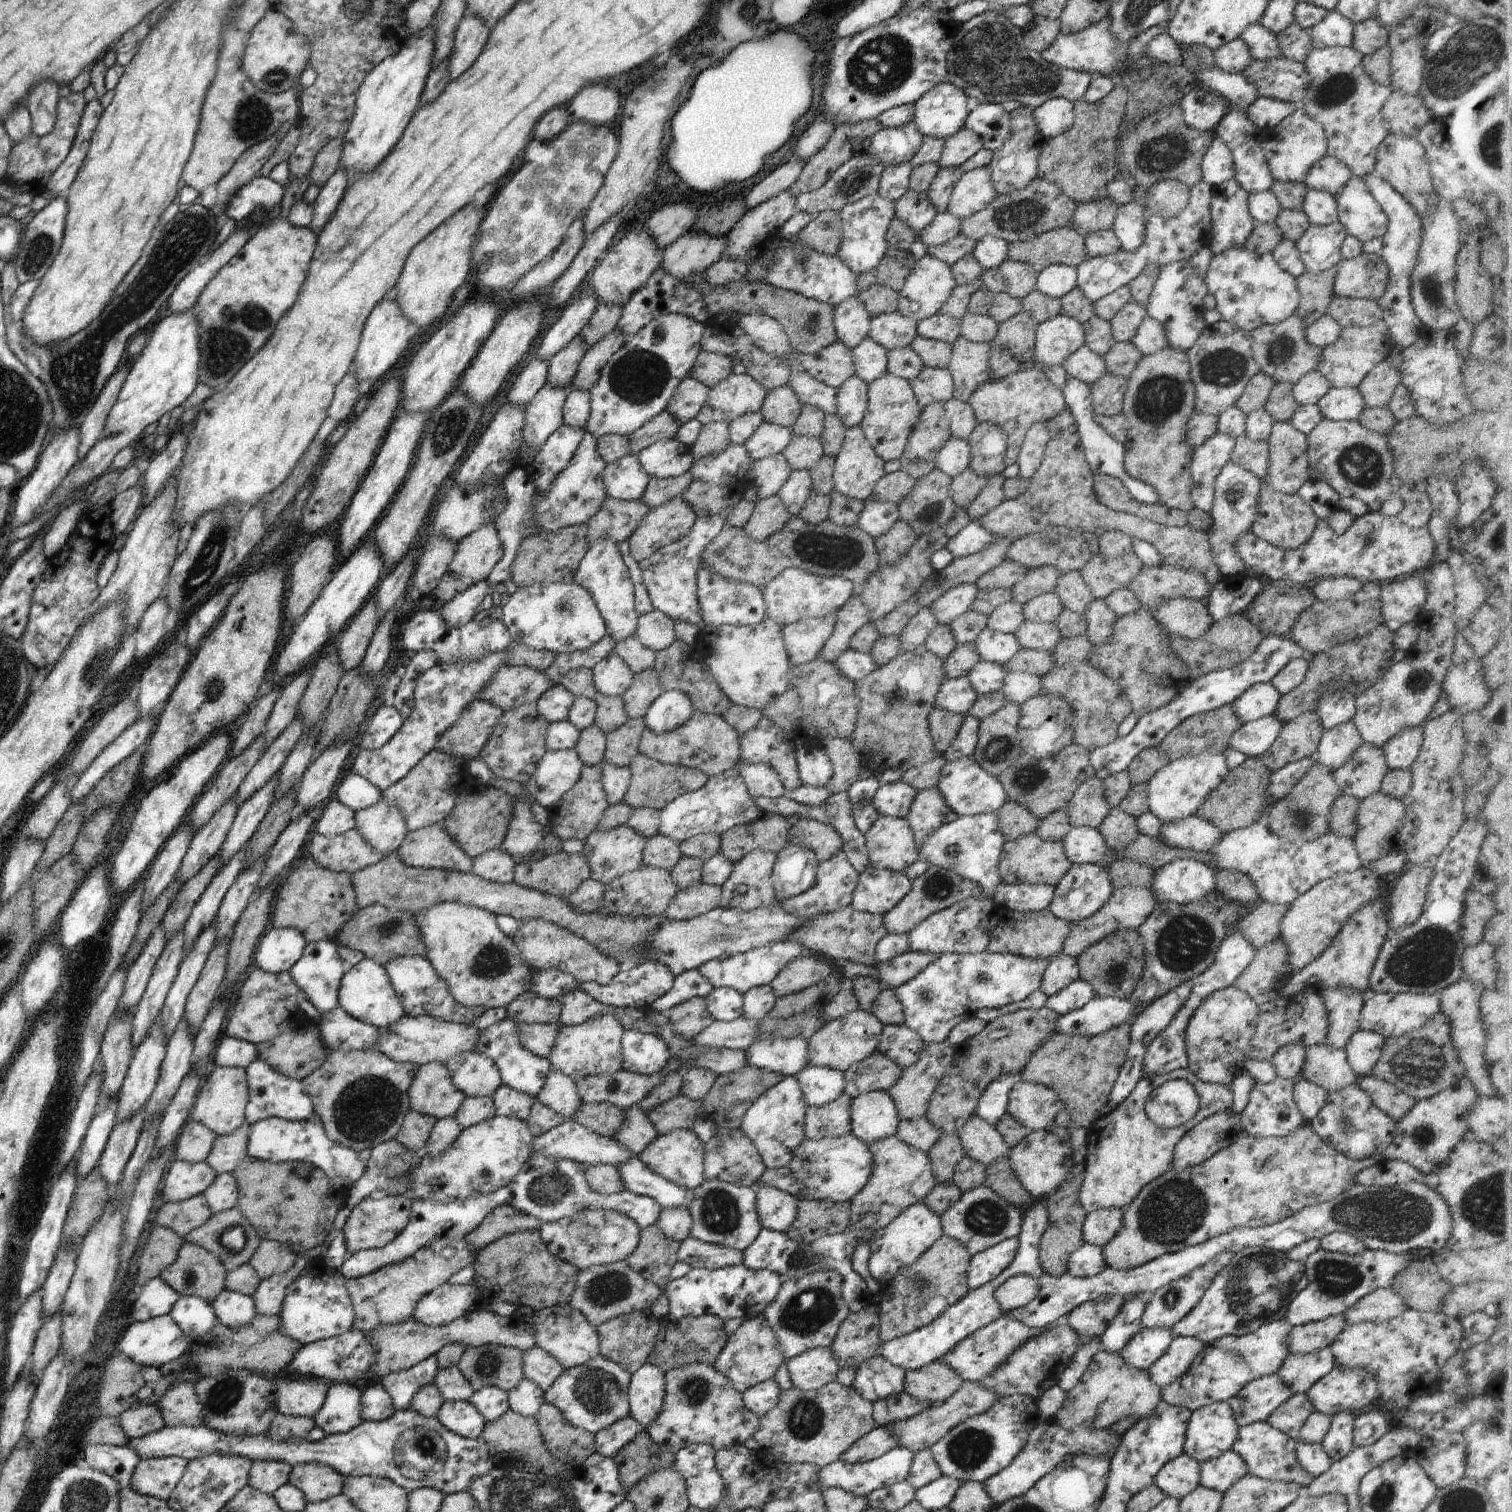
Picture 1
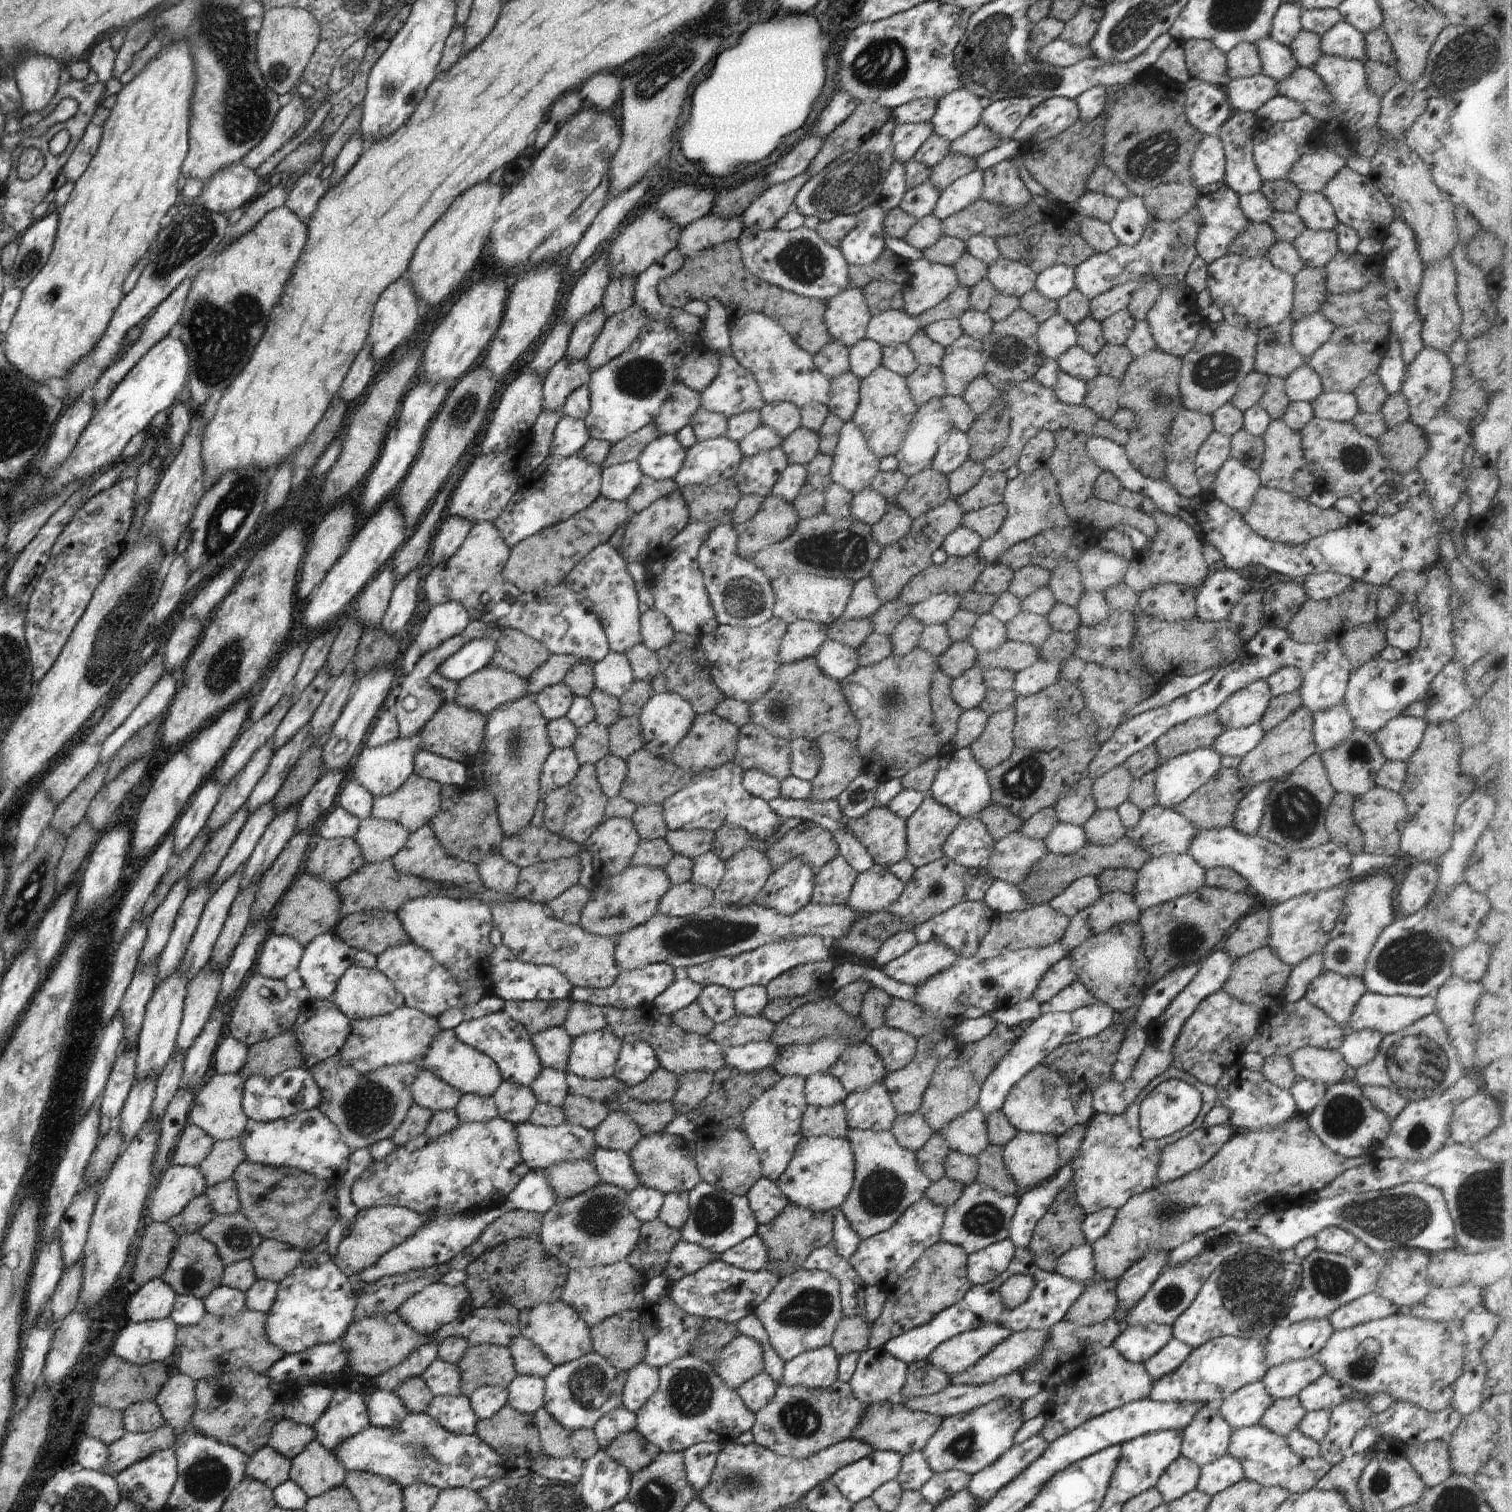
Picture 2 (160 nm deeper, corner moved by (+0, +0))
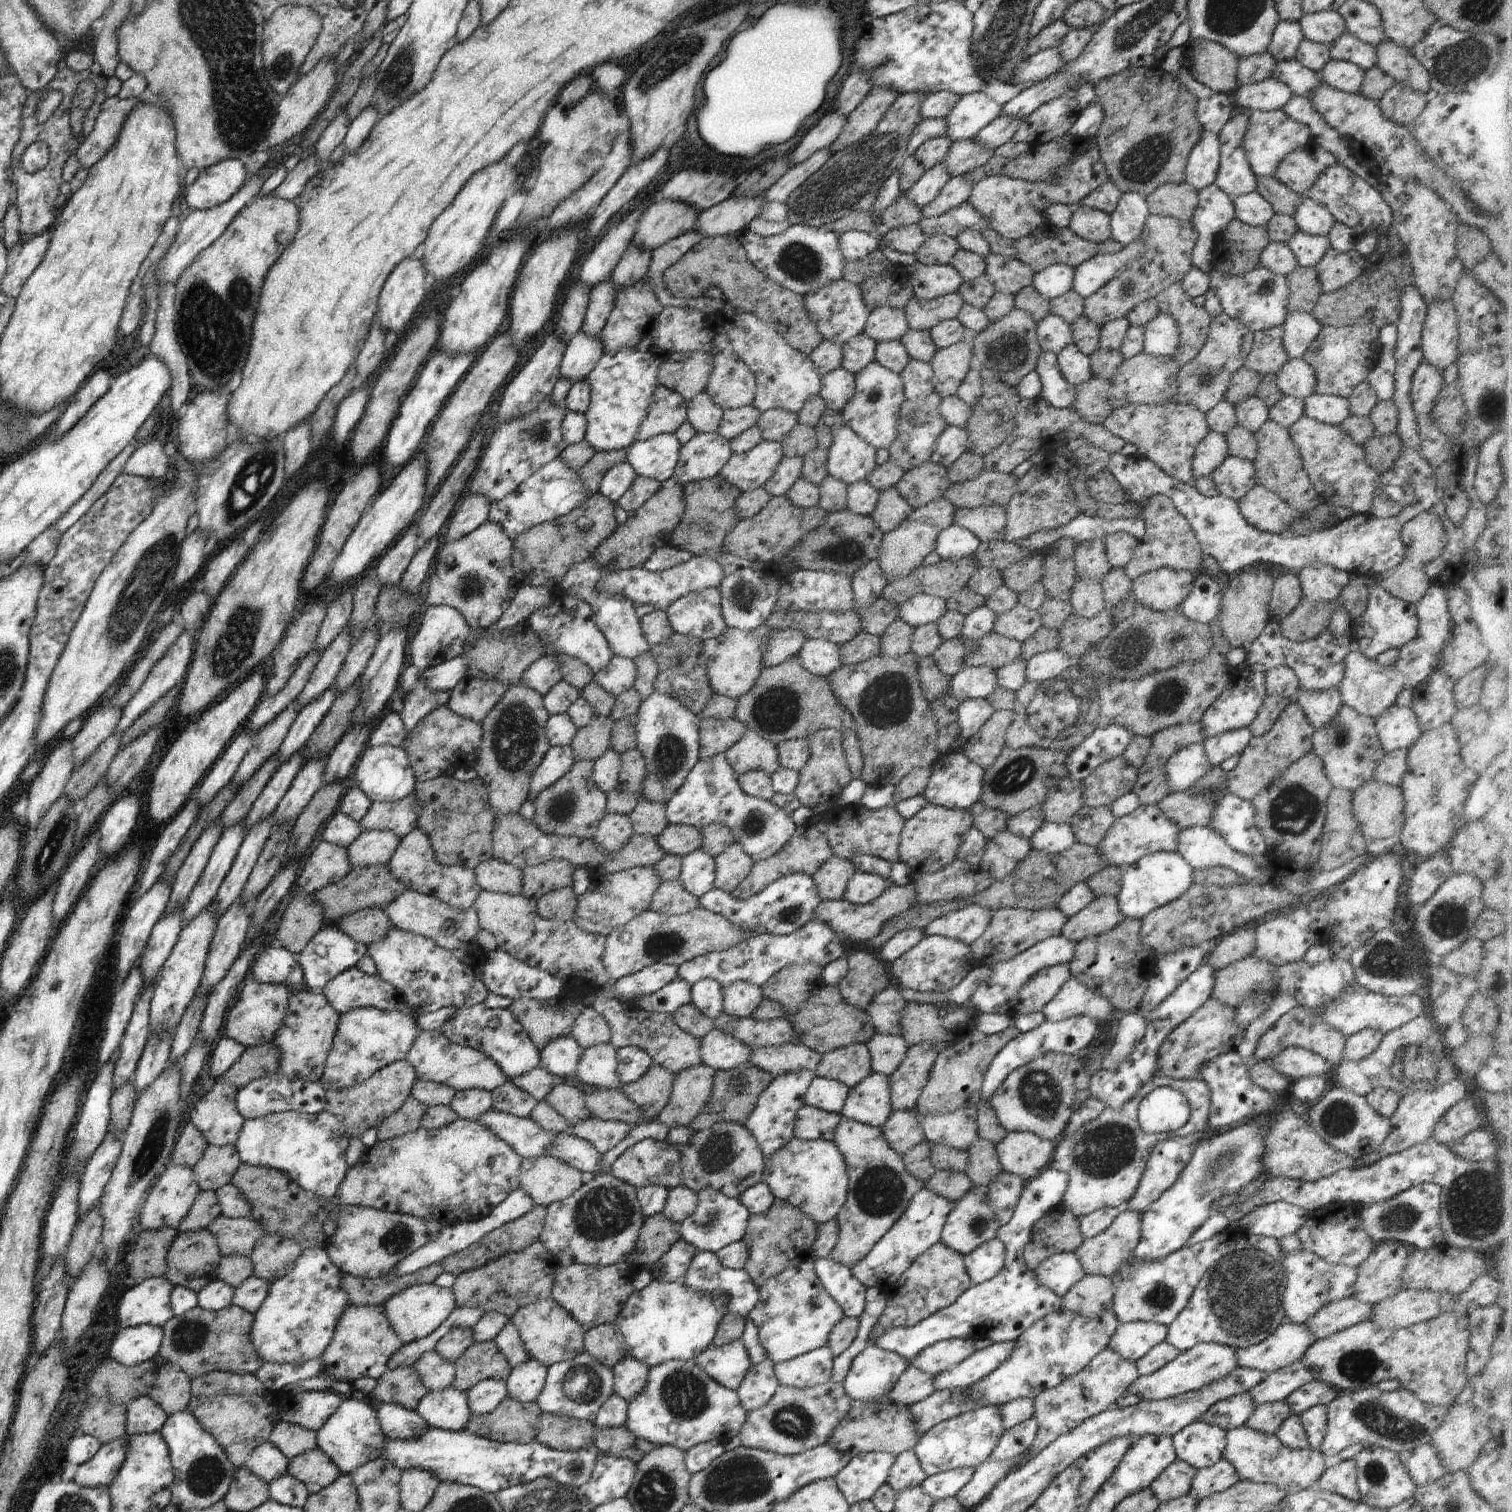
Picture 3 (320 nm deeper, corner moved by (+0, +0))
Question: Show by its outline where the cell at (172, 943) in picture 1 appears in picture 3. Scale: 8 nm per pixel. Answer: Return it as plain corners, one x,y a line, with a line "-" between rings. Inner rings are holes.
239,820
223,830
220,840
215,844
210,855
208,864
204,867
204,872
182,906
184,925
204,907
211,904
222,881
232,868
232,863
246,833
244,820

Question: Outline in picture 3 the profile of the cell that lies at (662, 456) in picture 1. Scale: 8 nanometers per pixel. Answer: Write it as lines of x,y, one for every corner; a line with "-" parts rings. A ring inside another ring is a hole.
662,433
645,441
635,440
625,457
637,475
661,483
674,477
681,446
674,433

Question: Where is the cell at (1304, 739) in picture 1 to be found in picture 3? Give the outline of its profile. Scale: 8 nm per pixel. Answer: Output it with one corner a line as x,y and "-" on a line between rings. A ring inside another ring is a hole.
1290,702
1268,732
1250,739
1248,746
1239,755
1234,770
1227,771
1226,792
1251,801
1259,792
1268,788
1293,762
1313,750
1314,731
1315,728
1302,712
1300,705

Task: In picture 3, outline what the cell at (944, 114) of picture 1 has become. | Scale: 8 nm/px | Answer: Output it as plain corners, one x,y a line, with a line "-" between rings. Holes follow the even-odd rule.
984,92
961,96
946,118
952,142
974,139
985,126
1001,116
1002,109
1003,105

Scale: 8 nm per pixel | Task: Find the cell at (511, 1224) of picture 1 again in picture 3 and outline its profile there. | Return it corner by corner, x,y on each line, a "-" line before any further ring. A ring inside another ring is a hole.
534,1205
534,1208
523,1214
520,1218
510,1221
493,1231
490,1231
480,1242
475,1242
472,1246
461,1250
460,1252
448,1255
445,1259
440,1261
440,1268
442,1272
449,1272
458,1276
466,1271
477,1269
484,1266
487,1262
494,1261
498,1257
506,1253
517,1253
533,1242
539,1240
540,1233
544,1228
545,1216
547,1215
547,1207
542,1205

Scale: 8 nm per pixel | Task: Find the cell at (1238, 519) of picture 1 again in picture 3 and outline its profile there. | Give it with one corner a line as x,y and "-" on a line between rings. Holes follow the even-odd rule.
1230,454
1210,475
1220,494
1236,502
1257,484
1256,471
1252,462

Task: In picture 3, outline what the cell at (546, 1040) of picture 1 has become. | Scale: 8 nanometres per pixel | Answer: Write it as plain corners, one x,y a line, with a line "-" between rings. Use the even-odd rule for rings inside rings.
560,1037
544,1047
541,1054
542,1064
545,1064
553,1075
559,1079
576,1078
577,1066
584,1049
574,1040
574,1037

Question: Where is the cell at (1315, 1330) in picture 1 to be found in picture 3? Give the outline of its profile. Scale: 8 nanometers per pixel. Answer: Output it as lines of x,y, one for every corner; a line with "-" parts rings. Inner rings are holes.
1285,1321
1266,1340
1237,1349
1235,1354
1240,1367
1272,1373
1300,1361
1314,1341
1305,1324

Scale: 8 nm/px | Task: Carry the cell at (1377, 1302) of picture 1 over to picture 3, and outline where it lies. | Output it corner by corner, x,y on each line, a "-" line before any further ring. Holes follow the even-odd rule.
1348,1297
1322,1307
1314,1316
1307,1318
1304,1324
1313,1332
1317,1341
1355,1324
1368,1321
1372,1307
1370,1303

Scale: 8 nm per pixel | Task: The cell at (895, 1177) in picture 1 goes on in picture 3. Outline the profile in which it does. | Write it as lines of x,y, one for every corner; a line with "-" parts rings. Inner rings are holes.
840,1117
832,1142
844,1157
849,1183
846,1202
834,1218
839,1235
829,1257
851,1268
872,1250
904,1214
910,1199
923,1188
924,1183
910,1176
902,1156
884,1140
881,1127

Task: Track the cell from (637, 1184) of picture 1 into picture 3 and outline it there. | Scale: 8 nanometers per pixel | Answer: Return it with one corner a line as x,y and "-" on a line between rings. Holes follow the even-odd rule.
569,1132
557,1133
553,1143
542,1156
561,1160
576,1170
588,1173
598,1172
598,1162
602,1157
590,1141
586,1142

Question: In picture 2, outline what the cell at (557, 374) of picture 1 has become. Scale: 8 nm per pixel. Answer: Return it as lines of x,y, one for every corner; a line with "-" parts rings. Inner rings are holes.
601,306
582,315
582,318
575,322
566,355
573,359
584,358
590,352
591,346
602,330
606,319
604,309

